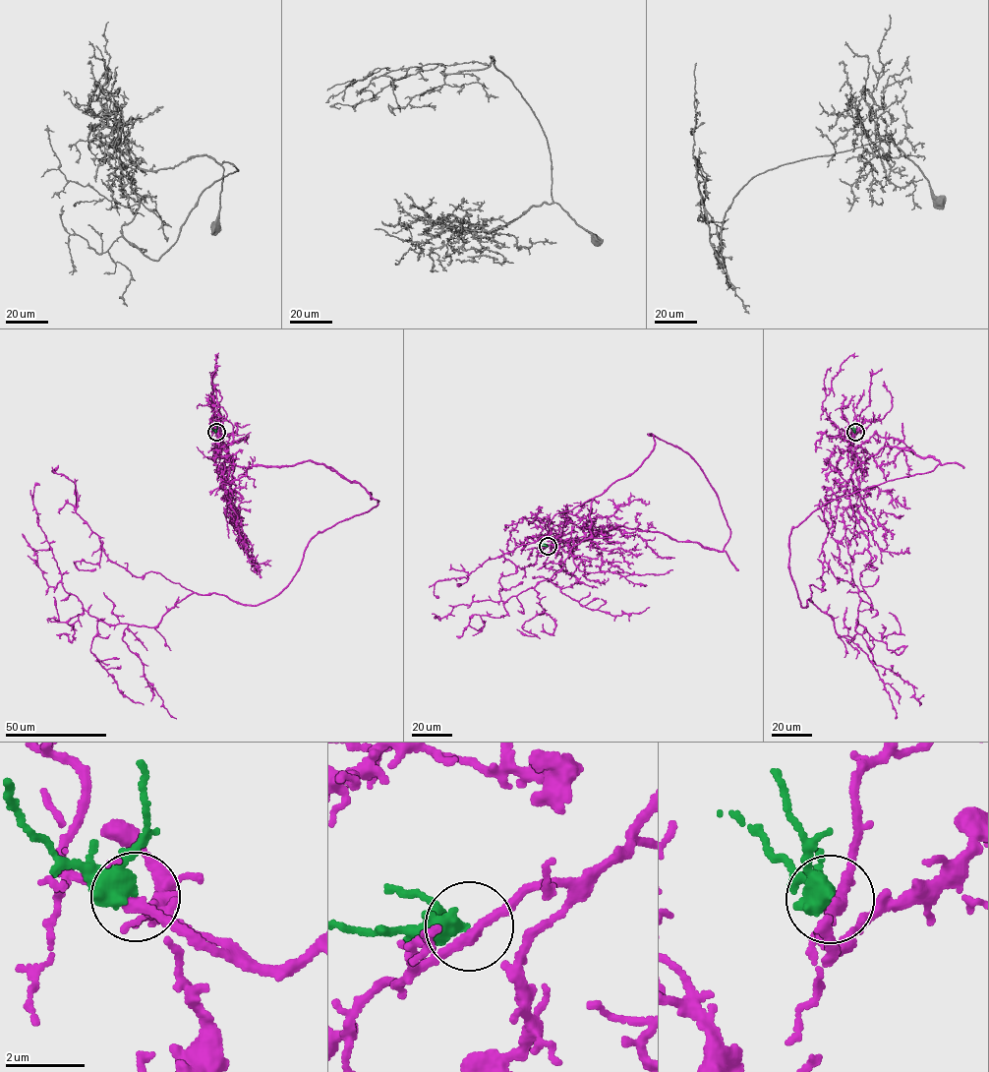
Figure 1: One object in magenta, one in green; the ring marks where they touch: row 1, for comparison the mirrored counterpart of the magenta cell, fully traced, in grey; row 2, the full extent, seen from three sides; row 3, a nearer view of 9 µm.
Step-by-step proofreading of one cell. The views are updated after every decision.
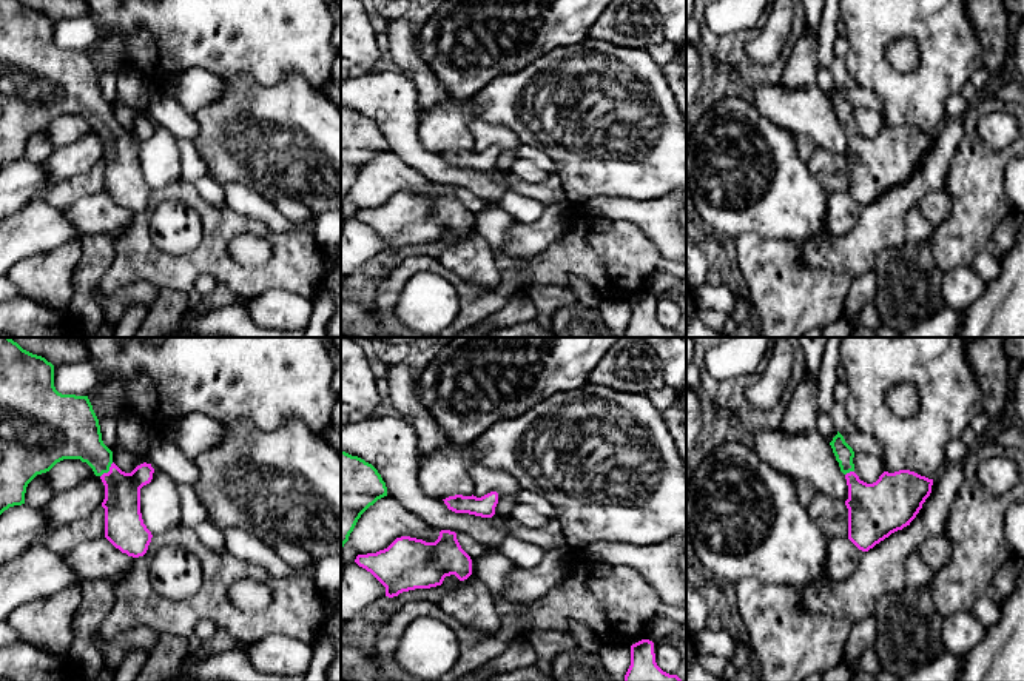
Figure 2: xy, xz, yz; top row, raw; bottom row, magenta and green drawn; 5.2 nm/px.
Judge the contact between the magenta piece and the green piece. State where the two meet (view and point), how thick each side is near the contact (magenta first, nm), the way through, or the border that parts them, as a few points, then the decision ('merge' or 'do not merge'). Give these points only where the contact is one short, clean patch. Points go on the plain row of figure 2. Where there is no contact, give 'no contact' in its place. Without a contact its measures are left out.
contact xy (110, 125); calibres 190 and 240 nm; way xy (122, 145), (110, 125), (77, 90); merge

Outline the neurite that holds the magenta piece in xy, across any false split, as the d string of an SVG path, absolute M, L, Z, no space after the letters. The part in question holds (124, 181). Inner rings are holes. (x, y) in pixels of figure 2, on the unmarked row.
M0 0L0 169L25 159L28 139L63 114L86 117L105 140L105 193L122 208L143 211L151 197L140 168L140 143L151 137L154 123L140 119L131 128L113 117L103 99L99 74L88 51L62 49L54 42L54 20L20 0Z

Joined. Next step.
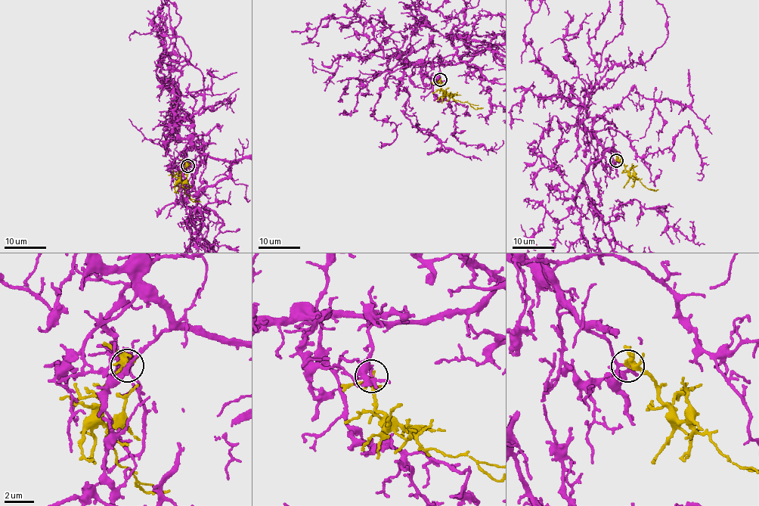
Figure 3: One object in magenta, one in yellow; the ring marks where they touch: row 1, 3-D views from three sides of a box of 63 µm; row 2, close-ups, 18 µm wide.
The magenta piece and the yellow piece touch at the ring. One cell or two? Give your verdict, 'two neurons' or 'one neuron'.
one neuron

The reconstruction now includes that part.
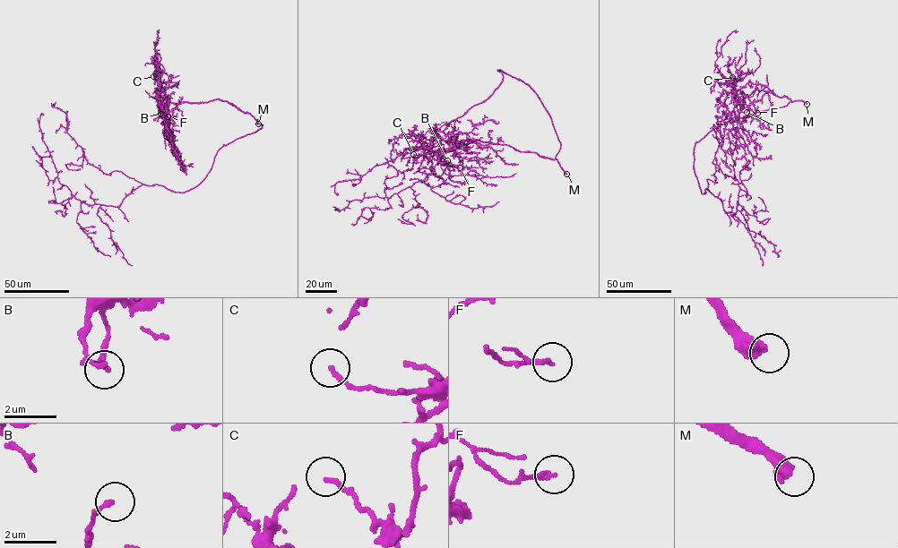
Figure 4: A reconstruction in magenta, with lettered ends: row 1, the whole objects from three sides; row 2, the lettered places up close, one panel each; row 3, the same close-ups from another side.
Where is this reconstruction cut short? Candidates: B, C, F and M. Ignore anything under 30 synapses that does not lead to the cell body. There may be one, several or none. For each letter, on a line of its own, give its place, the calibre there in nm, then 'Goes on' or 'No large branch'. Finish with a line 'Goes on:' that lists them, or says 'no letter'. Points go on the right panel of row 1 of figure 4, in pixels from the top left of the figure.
B: Place: (746, 112). Thickness 180 nm. No large branch
C: Place: (732, 77). Thickness 120 nm. No large branch
F: Place: (757, 113). Thickness 160 nm. No large branch
M: Place: (807, 104). Thickness 500 nm. Goes on
Goes on: M

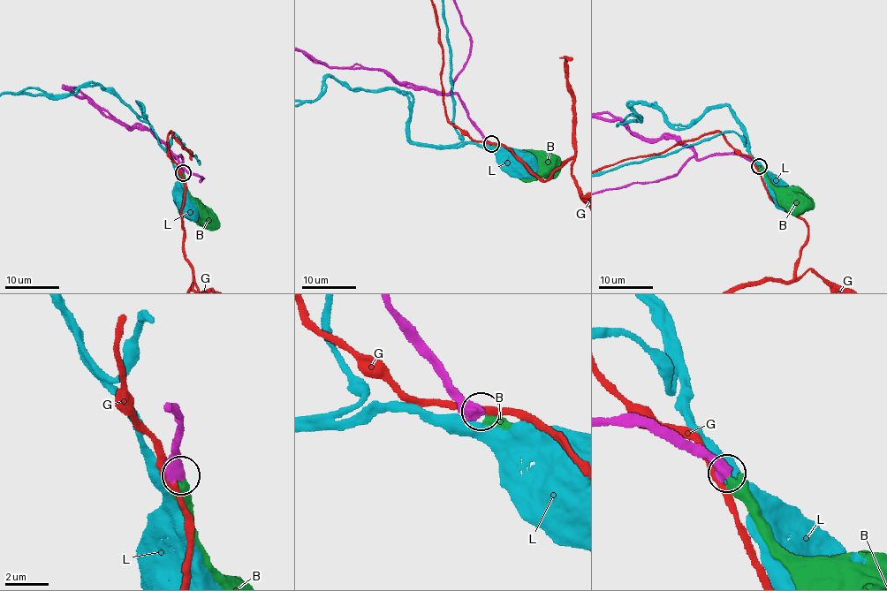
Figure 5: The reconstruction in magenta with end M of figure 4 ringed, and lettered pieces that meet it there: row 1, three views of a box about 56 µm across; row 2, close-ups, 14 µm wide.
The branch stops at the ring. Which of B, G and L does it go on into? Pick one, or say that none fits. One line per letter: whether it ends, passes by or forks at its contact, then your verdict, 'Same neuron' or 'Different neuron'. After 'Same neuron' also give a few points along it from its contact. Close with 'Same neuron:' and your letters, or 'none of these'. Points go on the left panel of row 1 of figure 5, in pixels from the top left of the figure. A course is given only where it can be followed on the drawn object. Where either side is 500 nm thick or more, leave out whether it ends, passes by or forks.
B: Same neuron. Its course: (183, 174), (185, 185), (198, 203), (203, 215)
G: Different neuron
L: Different neuron
Same neuron: B

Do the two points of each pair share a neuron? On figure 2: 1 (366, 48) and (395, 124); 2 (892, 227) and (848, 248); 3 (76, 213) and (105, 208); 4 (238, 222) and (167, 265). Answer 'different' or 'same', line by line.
1: different
2: same
3: same
4: same

